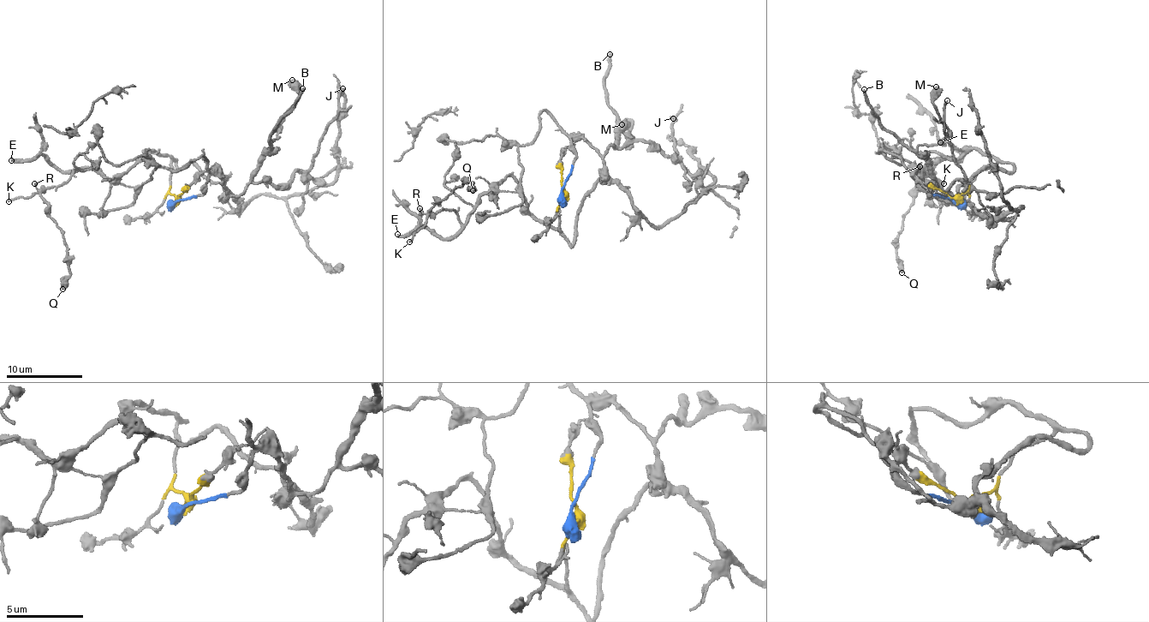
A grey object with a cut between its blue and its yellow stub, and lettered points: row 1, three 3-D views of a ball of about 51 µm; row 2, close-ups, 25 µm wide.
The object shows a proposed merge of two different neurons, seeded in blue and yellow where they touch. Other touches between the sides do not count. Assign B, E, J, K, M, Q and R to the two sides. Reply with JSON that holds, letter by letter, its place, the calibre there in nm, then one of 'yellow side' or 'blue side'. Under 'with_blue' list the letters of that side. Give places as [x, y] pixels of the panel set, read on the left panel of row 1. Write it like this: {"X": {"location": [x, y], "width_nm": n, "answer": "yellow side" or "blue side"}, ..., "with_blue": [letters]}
{"B": {"location": [302, 88], "width_nm": 240, "answer": "blue side"}, "E": {"location": [11, 160], "width_nm": 280, "answer": "yellow side"}, "J": {"location": [342, 88], "width_nm": 180, "answer": "blue side"}, "K": {"location": [8, 201], "width_nm": 170, "answer": "yellow side"}, "M": {"location": [292, 80], "width_nm": 700, "answer": "blue side"}, "Q": {"location": [62, 289], "width_nm": 500, "answer": "yellow side"}, "R": {"location": [34, 183], "width_nm": 160, "answer": "yellow side"}, "with_blue": ["B", "J", "M"]}

